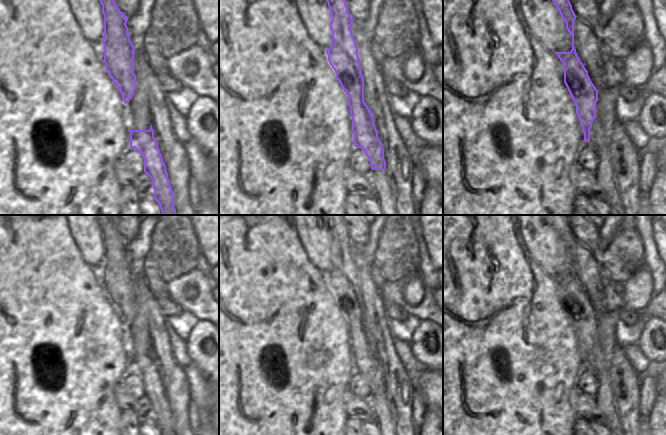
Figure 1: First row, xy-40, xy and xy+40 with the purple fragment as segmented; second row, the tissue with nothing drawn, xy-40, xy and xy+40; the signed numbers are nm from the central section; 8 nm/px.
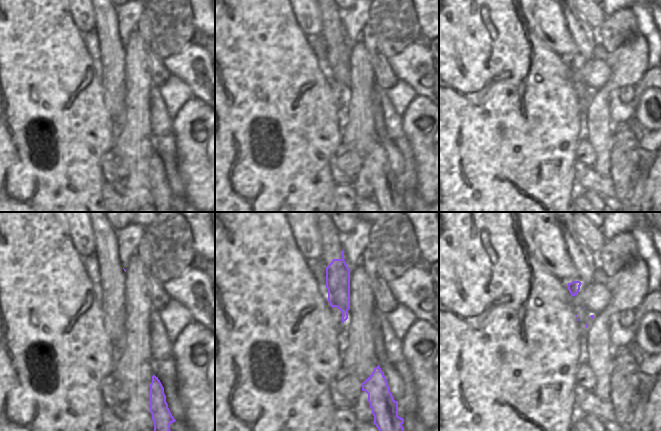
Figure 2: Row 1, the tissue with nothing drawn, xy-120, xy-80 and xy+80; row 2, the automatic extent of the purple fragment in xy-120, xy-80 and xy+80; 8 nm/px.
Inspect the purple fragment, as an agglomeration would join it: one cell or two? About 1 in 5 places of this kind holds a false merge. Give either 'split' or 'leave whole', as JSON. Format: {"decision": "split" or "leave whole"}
{"decision": "leave whole"}

